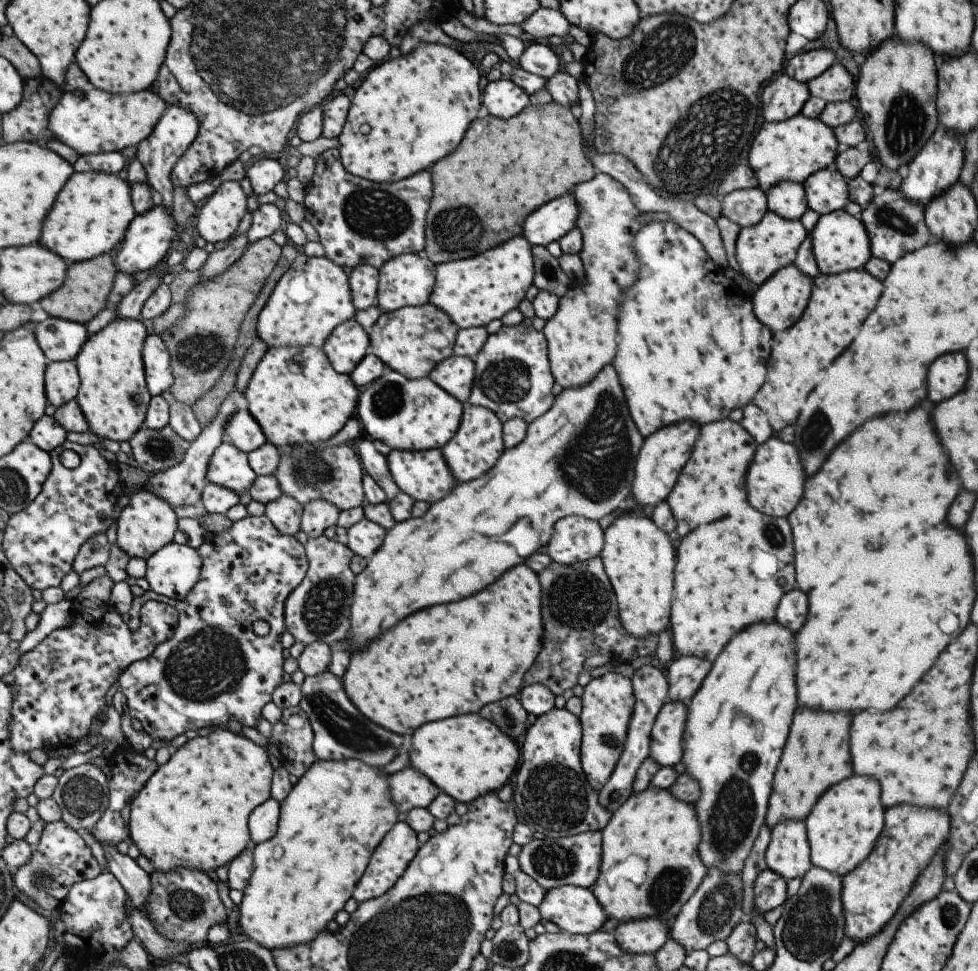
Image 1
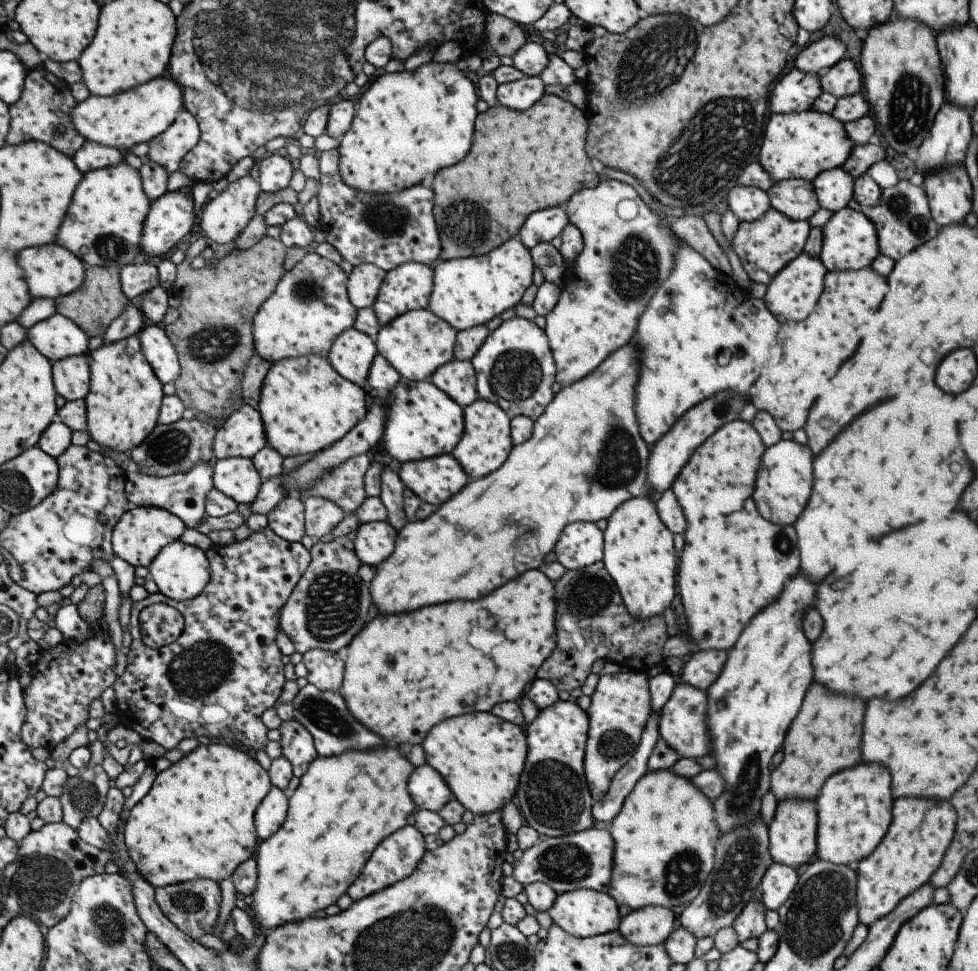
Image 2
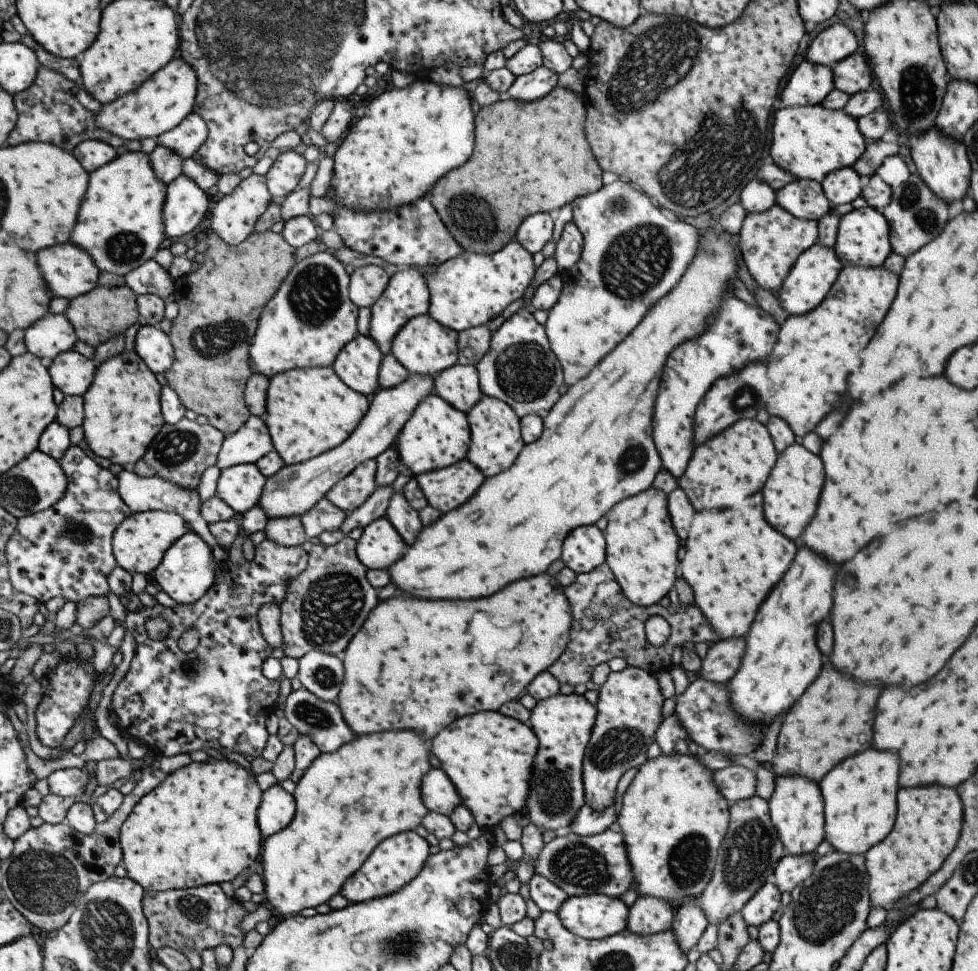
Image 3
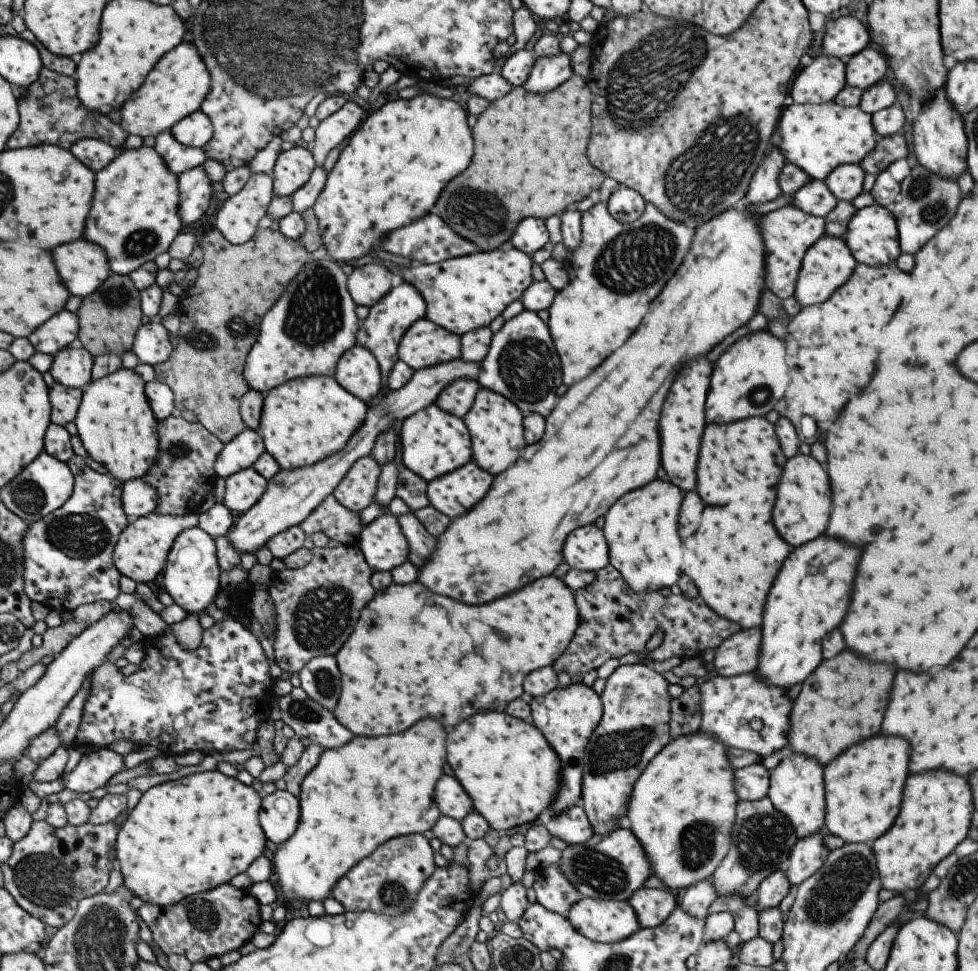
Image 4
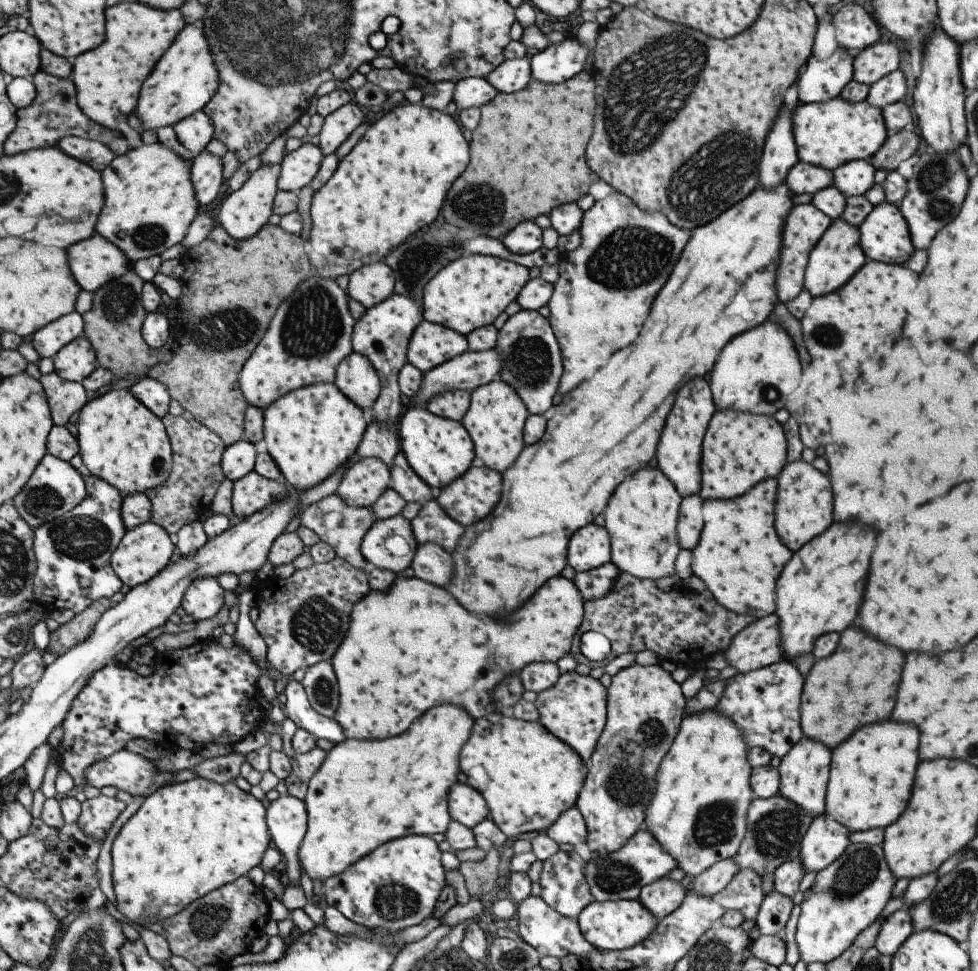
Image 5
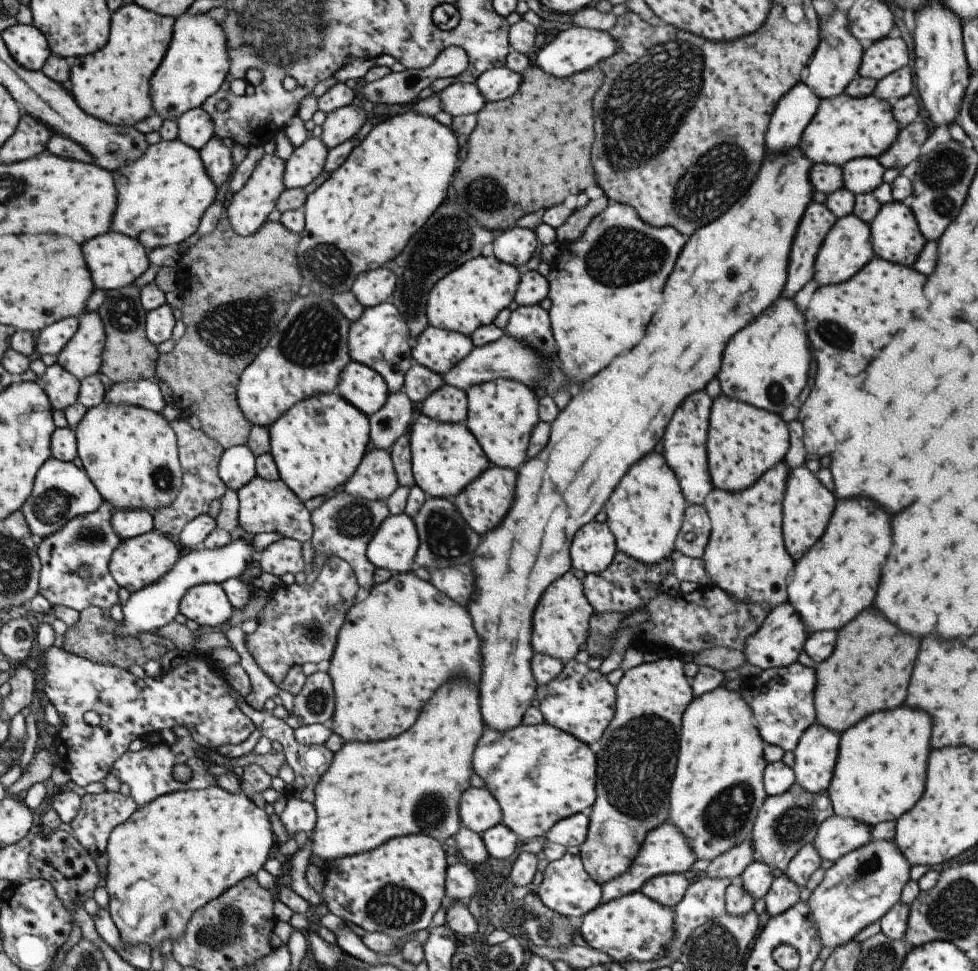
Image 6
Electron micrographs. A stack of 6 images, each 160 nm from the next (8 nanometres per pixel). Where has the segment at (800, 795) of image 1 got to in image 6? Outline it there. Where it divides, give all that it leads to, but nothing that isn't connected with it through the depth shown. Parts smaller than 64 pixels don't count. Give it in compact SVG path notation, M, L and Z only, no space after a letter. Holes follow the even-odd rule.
M867 608L855 616L855 620L849 620L845 626L836 631L837 642L833 652L823 661L815 666L816 683L813 693L815 709L814 722L823 725L825 728L842 733L855 722L859 722L861 716L871 714L873 710L883 708L895 708L903 702L907 694L907 680L913 668L913 660L919 650L919 638L907 636L905 632L899 632L895 624L883 620L875 608Z

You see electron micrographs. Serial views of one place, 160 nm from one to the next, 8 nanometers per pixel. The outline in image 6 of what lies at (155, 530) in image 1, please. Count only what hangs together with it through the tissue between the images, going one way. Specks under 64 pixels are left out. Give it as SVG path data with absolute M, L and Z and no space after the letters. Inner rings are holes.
M151 530L147 534L122 540L121 546L114 552L114 556L110 560L110 571L120 586L132 594L143 590L156 580L162 579L162 576L166 575L166 572L170 571L171 567L178 562L179 557L179 550L175 548L175 544L169 538Z

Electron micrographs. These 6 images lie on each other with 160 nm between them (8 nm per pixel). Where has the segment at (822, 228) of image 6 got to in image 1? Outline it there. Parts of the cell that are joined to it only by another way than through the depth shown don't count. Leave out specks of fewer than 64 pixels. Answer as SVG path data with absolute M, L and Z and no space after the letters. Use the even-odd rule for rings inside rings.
M767 210L757 224L740 227L734 244L734 255L743 277L759 286L780 268L794 262L796 250L807 231L799 220L787 220Z

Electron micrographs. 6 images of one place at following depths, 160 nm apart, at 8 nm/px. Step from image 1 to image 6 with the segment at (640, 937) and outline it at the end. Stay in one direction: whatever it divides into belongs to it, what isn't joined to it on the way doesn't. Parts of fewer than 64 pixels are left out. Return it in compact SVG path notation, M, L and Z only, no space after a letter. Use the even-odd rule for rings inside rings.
M663 873L642 884L641 891L651 900L673 908L685 894L689 886L687 880L680 873Z

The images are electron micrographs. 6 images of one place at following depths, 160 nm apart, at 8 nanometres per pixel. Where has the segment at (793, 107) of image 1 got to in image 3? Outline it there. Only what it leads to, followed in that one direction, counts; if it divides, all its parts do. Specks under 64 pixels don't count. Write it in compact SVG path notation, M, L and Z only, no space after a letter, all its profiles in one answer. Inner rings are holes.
M803 59L787 78L787 84L779 92L779 100L783 107L821 104L833 89L832 70Z

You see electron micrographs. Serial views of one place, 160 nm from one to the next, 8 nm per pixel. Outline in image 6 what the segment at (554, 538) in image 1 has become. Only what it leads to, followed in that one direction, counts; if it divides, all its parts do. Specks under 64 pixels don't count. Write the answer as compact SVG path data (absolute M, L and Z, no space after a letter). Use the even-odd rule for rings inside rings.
M589 522L573 536L570 563L575 570L597 574L611 564L616 552L614 536L607 524Z

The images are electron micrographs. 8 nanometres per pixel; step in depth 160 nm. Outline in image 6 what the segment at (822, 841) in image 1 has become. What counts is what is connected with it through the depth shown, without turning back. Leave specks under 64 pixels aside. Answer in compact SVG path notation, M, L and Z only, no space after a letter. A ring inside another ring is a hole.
M899 706L865 716L840 734L837 760L826 795L833 814L871 825L897 820L921 796L929 754L931 718L923 710Z

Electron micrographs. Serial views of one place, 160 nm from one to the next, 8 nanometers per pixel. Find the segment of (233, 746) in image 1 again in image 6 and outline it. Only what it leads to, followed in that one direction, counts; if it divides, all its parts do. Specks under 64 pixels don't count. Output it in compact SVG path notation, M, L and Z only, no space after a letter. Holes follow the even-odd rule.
M211 786L193 791L177 791L164 794L148 802L127 820L121 823L112 833L108 842L108 851L105 856L108 858L108 871L105 874L109 902L108 909L113 920L120 930L123 942L131 947L147 945L150 949L157 948L163 940L175 942L186 931L186 924L191 915L198 908L205 907L210 900L217 898L224 890L237 884L240 880L253 876L264 865L267 857L271 856L276 846L274 834L271 832L269 819L263 809L258 808L253 801L249 800L243 793L228 793L218 786Z

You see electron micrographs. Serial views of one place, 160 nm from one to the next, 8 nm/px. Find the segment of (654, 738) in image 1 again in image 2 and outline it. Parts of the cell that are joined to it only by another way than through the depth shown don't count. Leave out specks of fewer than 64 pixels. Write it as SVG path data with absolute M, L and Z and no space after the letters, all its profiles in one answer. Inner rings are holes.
M677 681L660 711L659 738L663 739L669 748L675 749L680 758L693 757L696 759L707 756L712 752L706 725L708 714L706 713L706 692L704 690Z

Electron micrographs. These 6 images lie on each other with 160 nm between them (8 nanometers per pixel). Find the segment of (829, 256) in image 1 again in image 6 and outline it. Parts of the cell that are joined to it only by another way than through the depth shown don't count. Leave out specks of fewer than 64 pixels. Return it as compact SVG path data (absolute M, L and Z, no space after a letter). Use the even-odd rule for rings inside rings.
M891 200L882 204L868 225L875 256L892 263L911 267L926 243L925 237L918 229L911 209L907 206L907 202Z

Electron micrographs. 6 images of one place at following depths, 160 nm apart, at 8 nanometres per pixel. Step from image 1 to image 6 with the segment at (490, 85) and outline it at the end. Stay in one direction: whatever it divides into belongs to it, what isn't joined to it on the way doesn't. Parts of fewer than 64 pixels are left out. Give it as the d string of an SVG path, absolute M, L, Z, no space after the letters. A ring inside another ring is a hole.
M571 25L570 28L549 37L547 42L534 54L531 64L541 68L541 71L547 72L551 76L563 78L569 74L575 74L579 70L591 68L600 60L609 58L618 48L617 41L607 31Z

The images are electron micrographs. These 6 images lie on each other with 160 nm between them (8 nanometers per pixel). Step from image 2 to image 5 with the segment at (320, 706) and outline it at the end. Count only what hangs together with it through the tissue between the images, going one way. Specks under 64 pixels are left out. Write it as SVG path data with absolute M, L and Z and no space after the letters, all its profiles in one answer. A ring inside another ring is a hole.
M291 675L285 676L285 716L296 724L296 728L302 728L316 738L325 738L334 745L345 740L344 732L333 718L327 718L317 714L306 699L305 691L301 683L294 680Z

